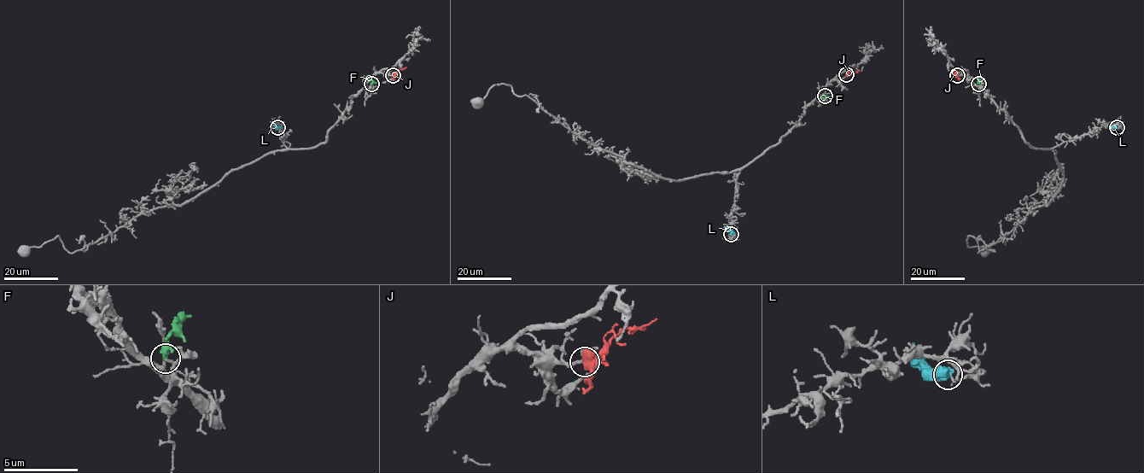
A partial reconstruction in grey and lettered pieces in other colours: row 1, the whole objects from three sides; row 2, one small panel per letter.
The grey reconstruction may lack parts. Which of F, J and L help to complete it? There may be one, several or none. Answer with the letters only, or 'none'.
J

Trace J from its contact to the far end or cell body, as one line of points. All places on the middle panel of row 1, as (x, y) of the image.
J: (847, 74), (860, 70)

